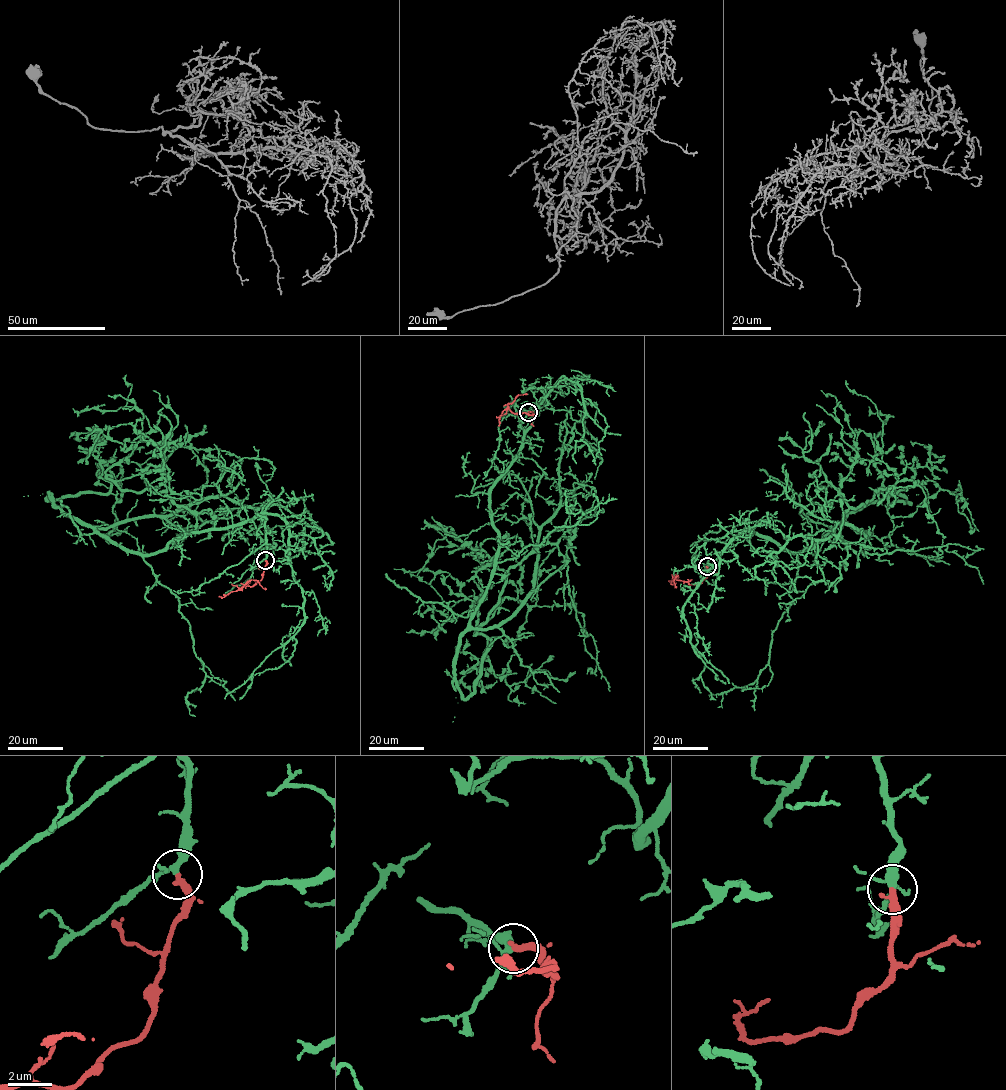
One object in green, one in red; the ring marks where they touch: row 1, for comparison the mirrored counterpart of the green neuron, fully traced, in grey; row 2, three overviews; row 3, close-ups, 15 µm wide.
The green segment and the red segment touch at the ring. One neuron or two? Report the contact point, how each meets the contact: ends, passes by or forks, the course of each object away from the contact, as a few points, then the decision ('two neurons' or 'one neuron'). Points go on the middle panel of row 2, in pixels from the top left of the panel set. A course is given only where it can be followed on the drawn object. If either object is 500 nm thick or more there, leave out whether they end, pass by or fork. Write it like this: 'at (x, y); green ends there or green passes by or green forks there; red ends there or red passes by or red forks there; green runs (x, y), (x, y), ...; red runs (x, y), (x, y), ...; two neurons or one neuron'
at (528, 412); green forks there; red ends there; green runs (529, 412), (454, 665), (470, 696), (505, 573), (448, 532), (417, 575); red runs (529, 412), (534, 415), (515, 414), (508, 404), (519, 395), (526, 394); one neuron

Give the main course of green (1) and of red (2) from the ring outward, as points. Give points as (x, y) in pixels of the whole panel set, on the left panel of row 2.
1: (266, 560), (261, 514), (144, 554), (52, 505), (105, 494), (109, 475), (165, 490), (159, 448), (112, 426)
2: (266, 560), (261, 580), (253, 586), (242, 587), (253, 580), (265, 588)

